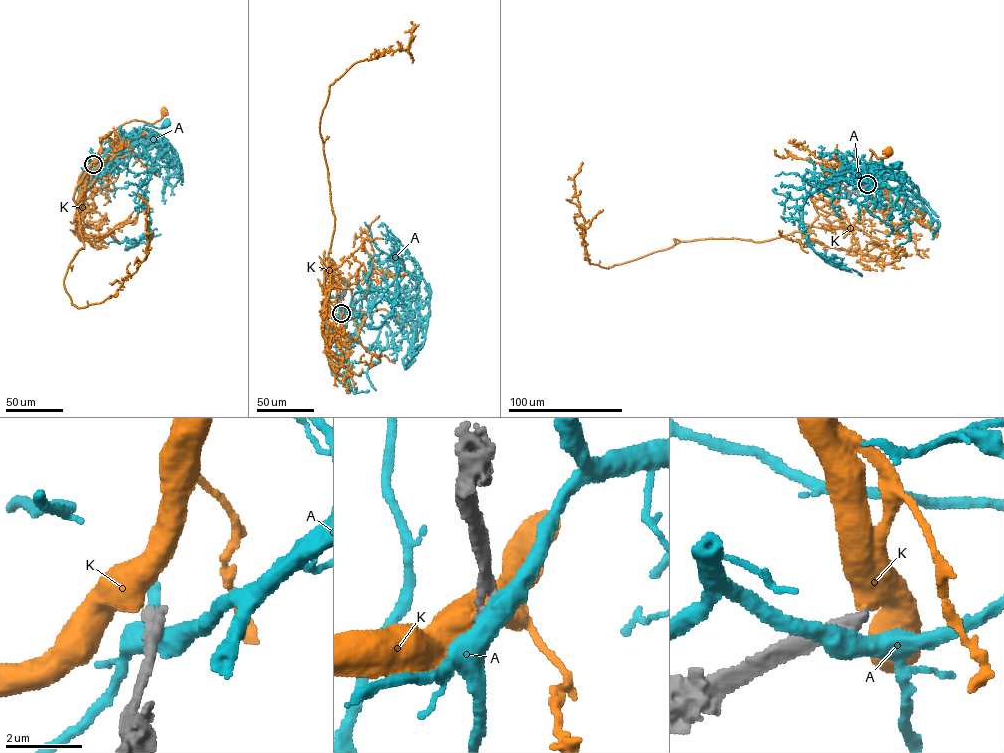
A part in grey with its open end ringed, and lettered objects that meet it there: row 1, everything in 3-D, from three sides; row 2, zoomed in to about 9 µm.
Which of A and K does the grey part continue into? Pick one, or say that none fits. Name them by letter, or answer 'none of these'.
none of these

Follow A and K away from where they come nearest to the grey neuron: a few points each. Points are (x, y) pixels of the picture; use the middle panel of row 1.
A: (341, 313), (350, 306), (378, 327), (393, 305), (392, 292), (391, 301), (404, 304), (418, 323), (413, 338)
K: (341, 313), (350, 309), (370, 312), (382, 309), (414, 328)

